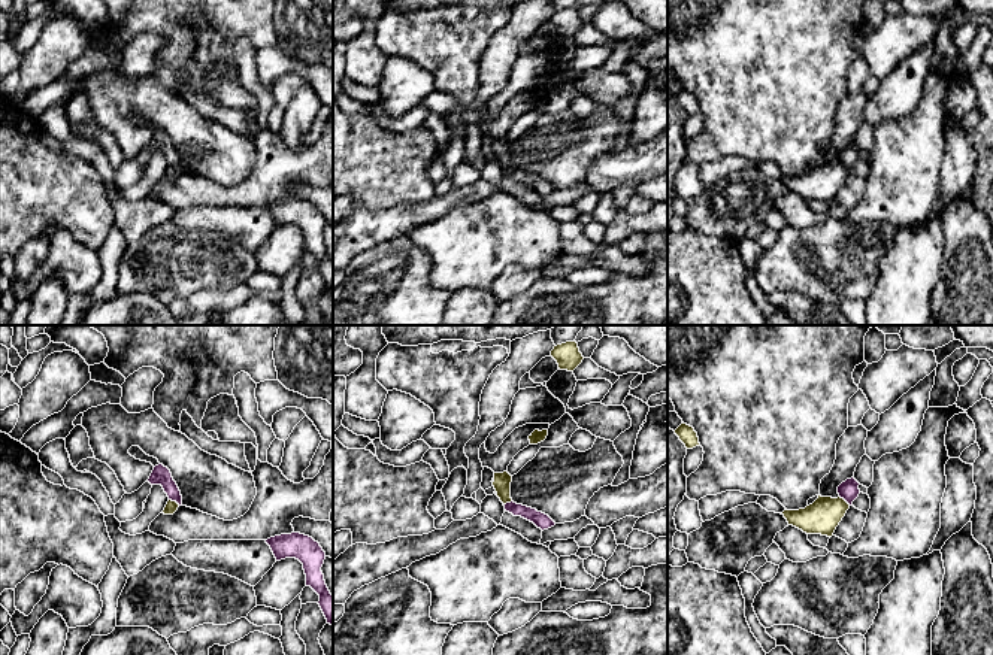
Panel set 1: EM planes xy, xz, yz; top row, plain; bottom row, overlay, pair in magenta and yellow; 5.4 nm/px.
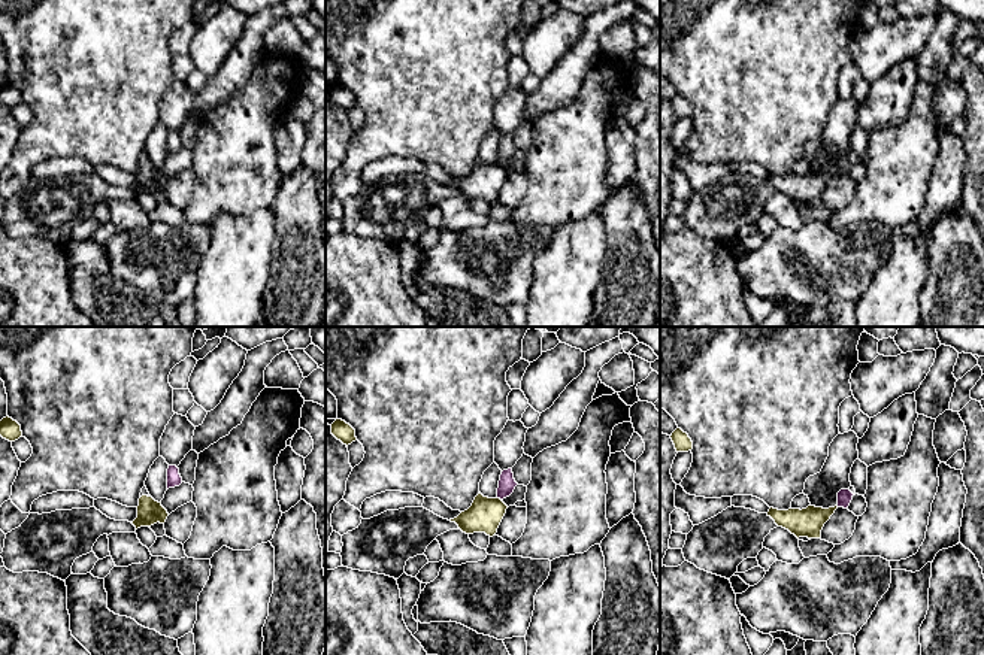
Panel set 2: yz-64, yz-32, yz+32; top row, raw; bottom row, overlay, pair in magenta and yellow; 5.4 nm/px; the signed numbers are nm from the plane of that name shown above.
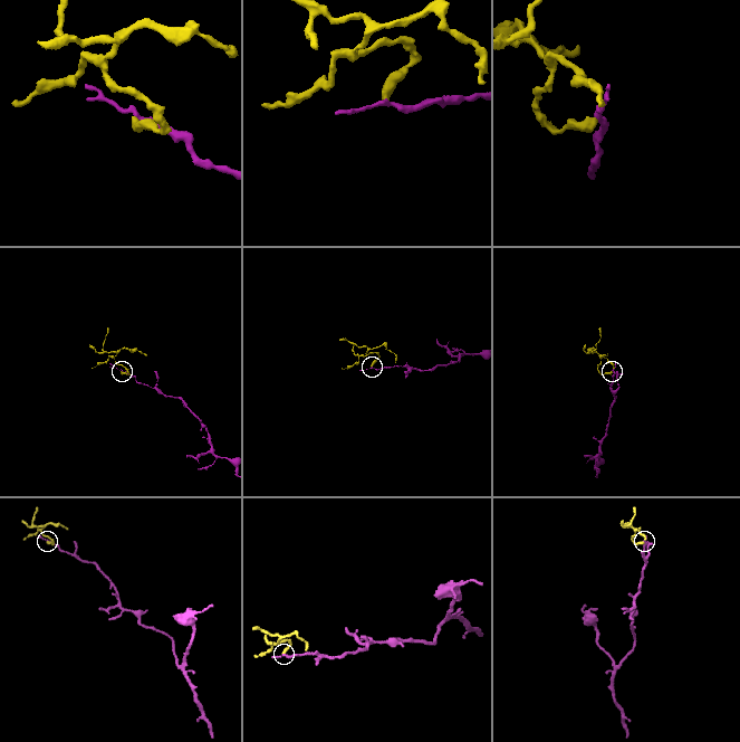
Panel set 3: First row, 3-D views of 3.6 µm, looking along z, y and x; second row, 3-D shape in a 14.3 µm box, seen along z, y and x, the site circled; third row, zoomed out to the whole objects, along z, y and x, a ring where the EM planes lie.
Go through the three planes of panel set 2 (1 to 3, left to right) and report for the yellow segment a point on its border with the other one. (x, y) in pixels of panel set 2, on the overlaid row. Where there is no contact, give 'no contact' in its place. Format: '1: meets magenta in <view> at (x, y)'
1: no contact
2: meets magenta in yz-32 at (499, 497)
3: no contact

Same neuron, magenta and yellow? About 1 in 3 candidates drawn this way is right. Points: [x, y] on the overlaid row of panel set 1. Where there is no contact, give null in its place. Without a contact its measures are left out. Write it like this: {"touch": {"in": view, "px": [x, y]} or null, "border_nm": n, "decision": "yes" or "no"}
{"touch": {"in": "xy", "px": [175, 500]}, "border_nm": 70, "decision": "no"}

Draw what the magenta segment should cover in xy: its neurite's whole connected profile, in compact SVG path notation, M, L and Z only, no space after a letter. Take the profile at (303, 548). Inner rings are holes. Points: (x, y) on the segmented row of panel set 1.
M300 533L275 536L267 539L266 543L270 546L276 561L296 558L303 564L306 586L311 586L320 595L318 604L327 624L333 625L333 595L330 594L321 571L326 552L320 543Z

